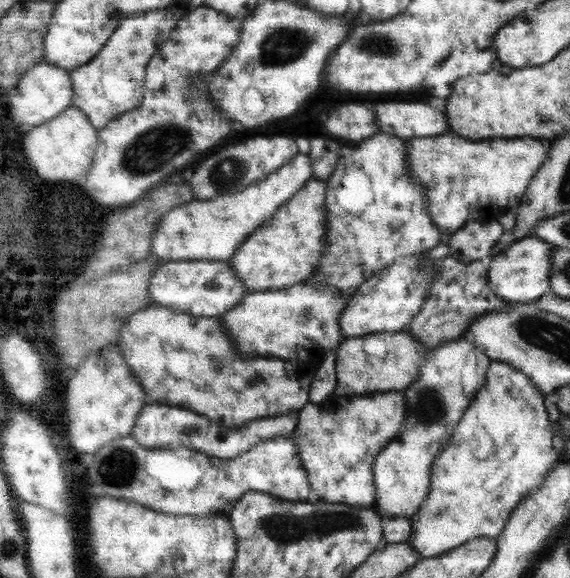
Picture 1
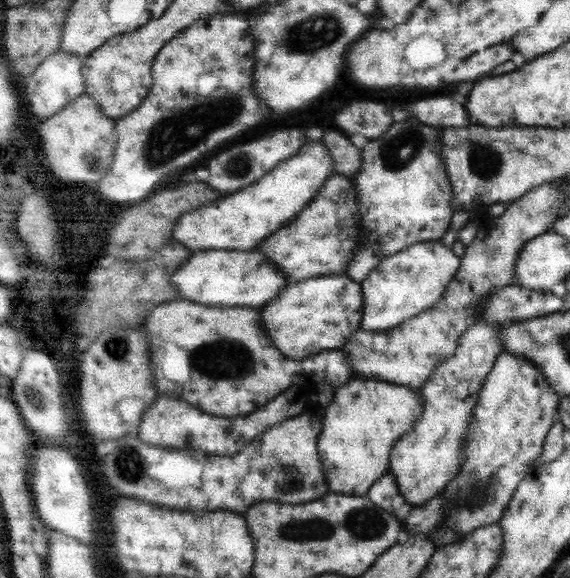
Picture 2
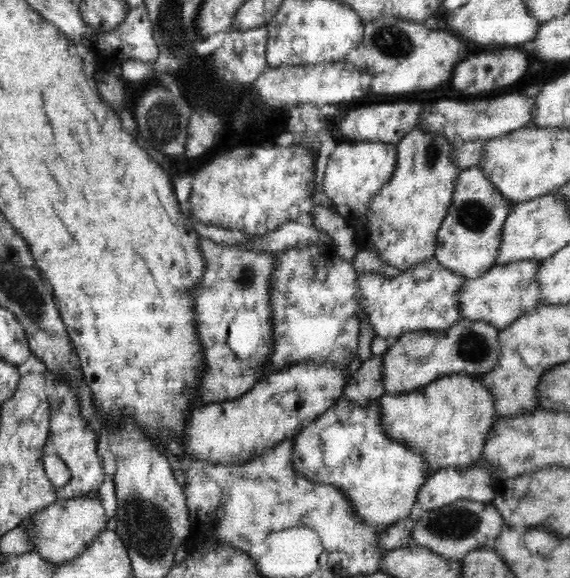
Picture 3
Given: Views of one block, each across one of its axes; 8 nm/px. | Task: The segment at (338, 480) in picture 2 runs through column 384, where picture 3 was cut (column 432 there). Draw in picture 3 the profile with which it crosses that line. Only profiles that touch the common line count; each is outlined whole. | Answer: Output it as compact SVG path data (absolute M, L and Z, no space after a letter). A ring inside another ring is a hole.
M467 373L446 375L413 391L397 395L385 394L379 401L383 431L398 442L419 448L427 462L428 476L440 468L466 468L481 460L488 434L500 419L493 392L482 384L481 377Z

